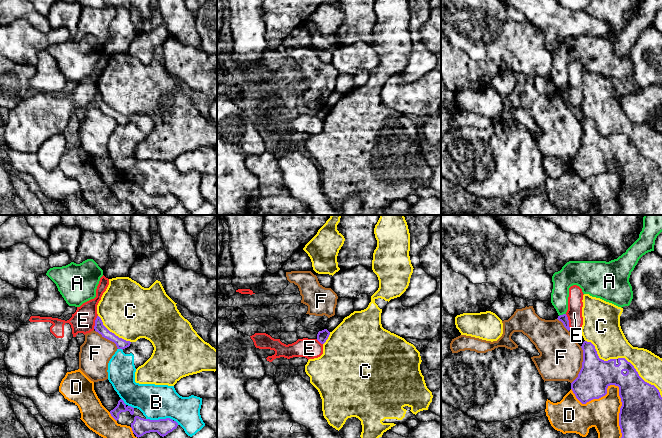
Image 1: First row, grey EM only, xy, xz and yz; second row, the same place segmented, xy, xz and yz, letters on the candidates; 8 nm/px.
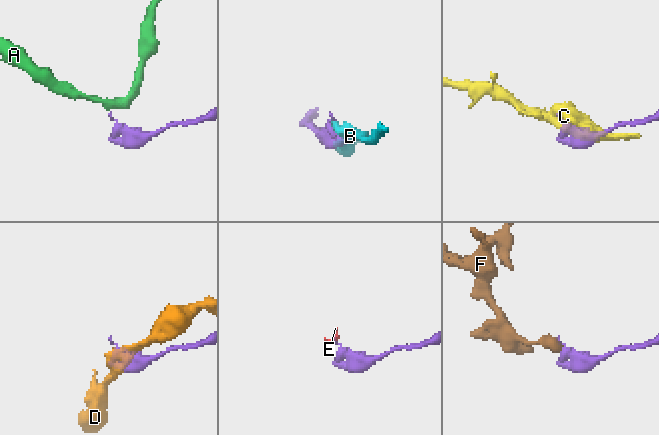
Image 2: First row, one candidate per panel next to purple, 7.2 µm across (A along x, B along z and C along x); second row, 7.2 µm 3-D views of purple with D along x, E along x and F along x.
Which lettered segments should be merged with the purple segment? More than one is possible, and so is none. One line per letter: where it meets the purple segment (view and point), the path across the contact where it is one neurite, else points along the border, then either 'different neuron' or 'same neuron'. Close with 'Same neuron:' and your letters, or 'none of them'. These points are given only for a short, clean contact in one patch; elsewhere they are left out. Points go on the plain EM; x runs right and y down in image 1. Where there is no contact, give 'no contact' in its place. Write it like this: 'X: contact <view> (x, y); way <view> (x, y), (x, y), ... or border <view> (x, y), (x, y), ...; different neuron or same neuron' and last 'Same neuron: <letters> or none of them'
A: contact yz (563, 90); border yz (565, 89), (559, 92); different neuron
B: contact xy (159, 195); different neuron
C: contact yz (624, 134); different neuron
D: contact yz (616, 161); different neuron
E: contact yz (568, 97); border yz (565, 90), (570, 104); different neuron
F: contact yz (582, 141); different neuron
Same neuron: none of them

